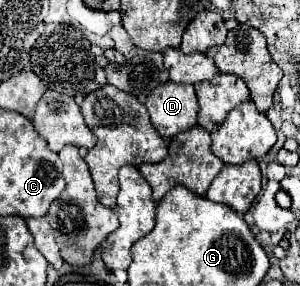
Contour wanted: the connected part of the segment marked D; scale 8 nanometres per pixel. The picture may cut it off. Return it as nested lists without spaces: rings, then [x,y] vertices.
[[[163,83],[147,97],[147,109],[151,115],[151,125],[161,137],[175,137],[197,125],[197,97],[191,85]]]

